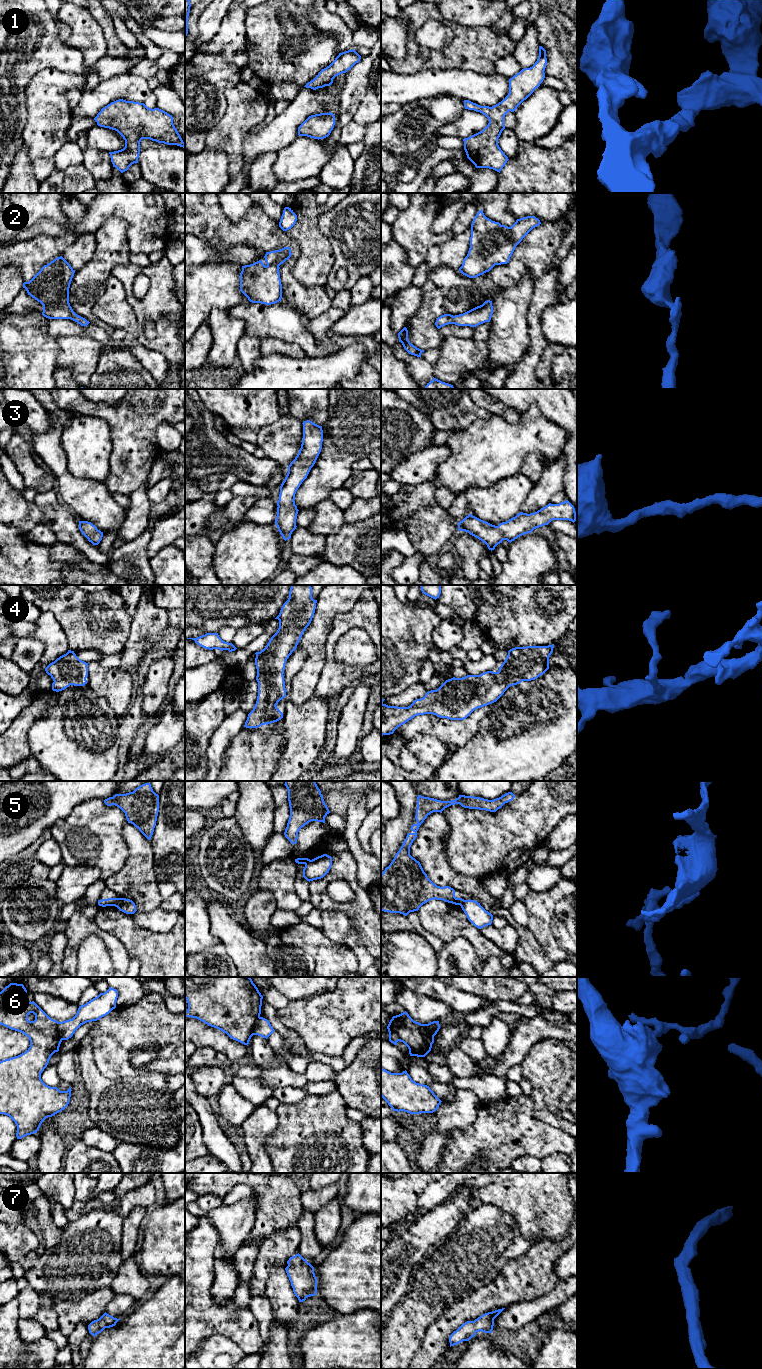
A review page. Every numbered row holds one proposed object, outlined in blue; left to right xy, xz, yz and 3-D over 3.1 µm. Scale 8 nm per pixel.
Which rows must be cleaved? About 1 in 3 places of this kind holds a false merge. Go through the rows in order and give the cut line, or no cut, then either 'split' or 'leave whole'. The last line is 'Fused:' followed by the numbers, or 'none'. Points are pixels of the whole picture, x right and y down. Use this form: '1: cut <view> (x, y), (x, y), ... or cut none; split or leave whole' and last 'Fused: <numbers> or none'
1: cut none; leave whole
2: cut none; leave whole
3: cut none; leave whole
4: cut none; leave whole
5: cut xy (120, 898), (114, 905); split
6: cut yz (436, 1022), (432, 1022), (429, 1025), (429, 1031), (433, 1036); split
7: cut none; leave whole
Fused: 5, 6

